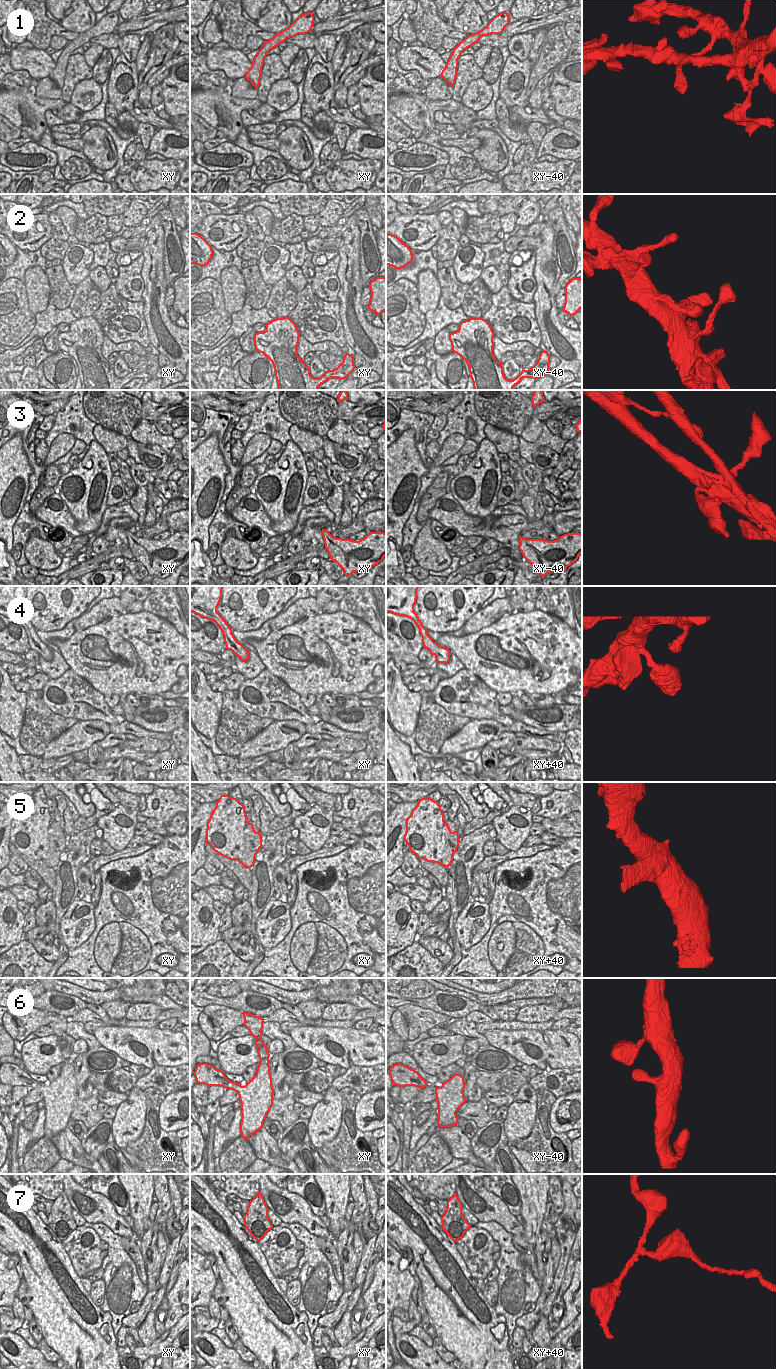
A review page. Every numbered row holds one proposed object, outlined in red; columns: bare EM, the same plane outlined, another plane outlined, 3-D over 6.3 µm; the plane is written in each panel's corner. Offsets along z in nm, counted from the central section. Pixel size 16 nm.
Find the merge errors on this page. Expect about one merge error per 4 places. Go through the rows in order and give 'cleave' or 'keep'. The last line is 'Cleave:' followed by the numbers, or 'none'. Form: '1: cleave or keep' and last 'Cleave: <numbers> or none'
1: keep
2: keep
3: keep
4: keep
5: cleave
6: keep
7: cleave
Cleave: 5, 7

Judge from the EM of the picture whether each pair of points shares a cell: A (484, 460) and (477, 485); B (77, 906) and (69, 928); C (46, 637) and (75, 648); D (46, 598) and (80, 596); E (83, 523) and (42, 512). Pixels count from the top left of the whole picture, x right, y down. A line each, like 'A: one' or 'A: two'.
A: one
B: one
C: two
D: one
E: two

